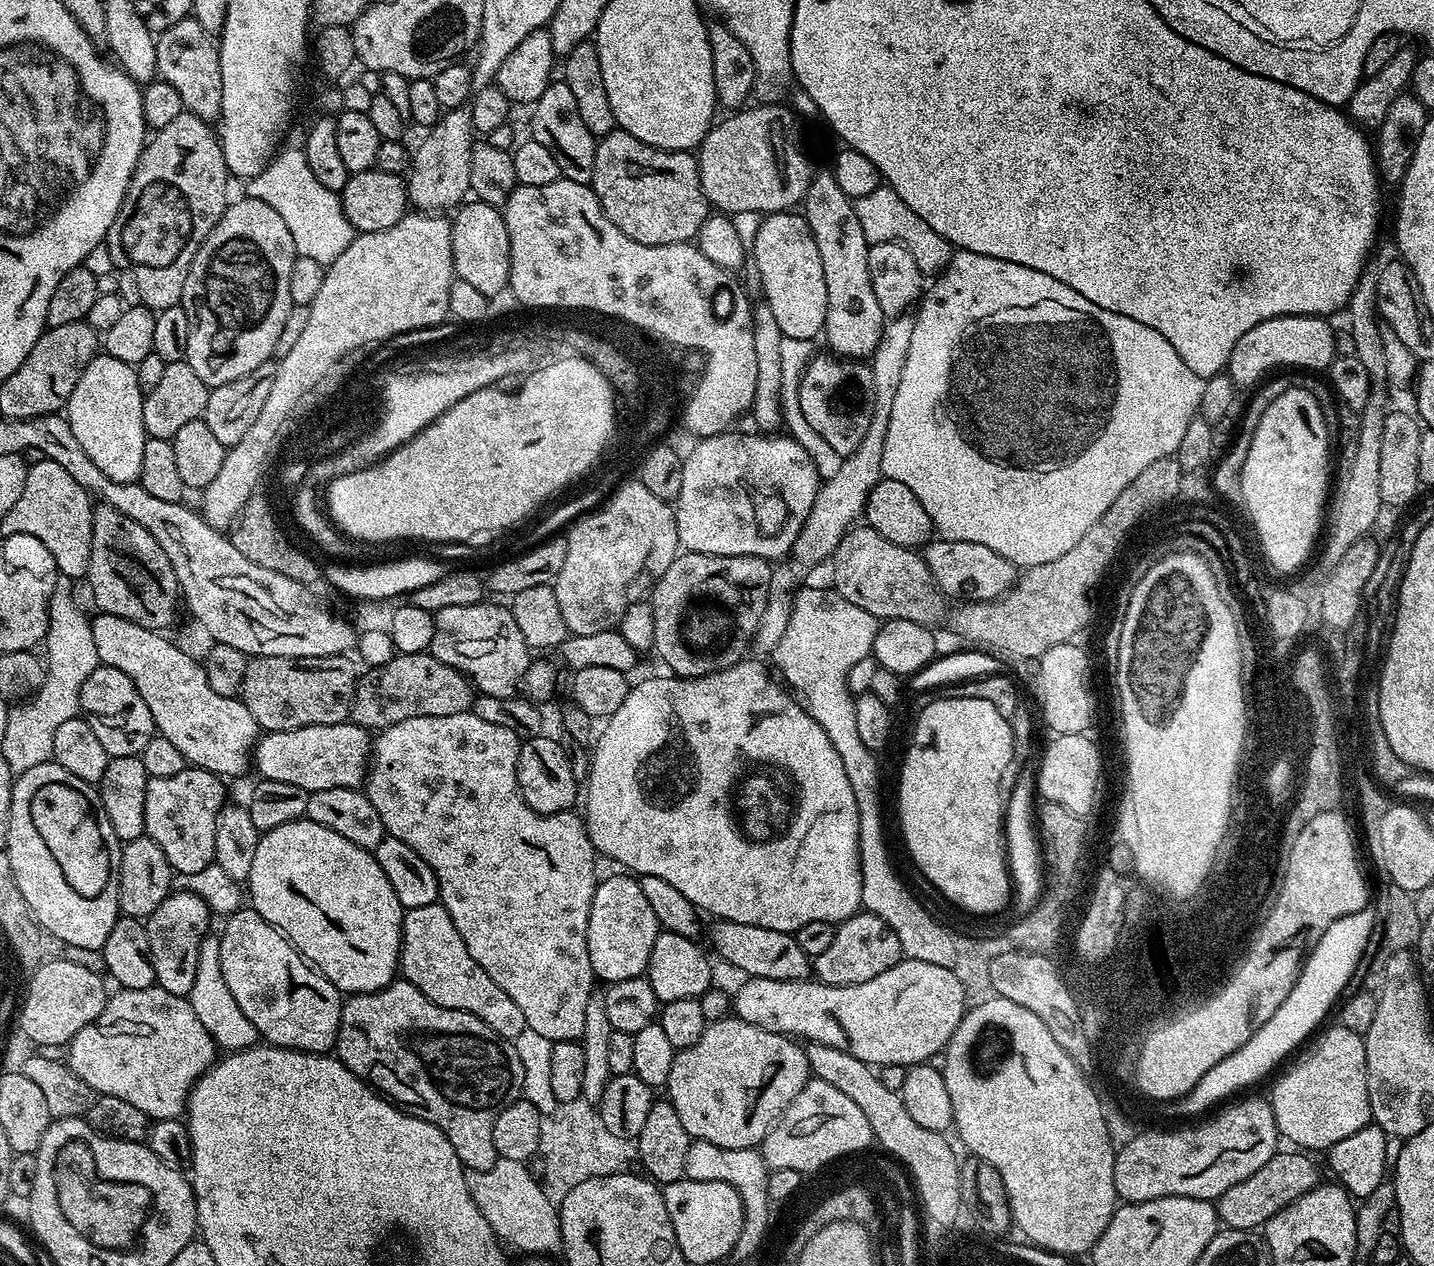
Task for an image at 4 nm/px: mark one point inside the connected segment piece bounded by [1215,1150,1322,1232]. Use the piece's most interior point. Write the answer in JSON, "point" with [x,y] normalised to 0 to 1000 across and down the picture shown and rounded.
{"point":[871,951]}

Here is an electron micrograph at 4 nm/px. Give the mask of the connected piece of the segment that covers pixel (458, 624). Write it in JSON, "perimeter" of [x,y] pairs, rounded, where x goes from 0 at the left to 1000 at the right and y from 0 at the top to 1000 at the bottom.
{"perimeter":[[[335,476],[331,479],[311,479],[311,482],[303,484],[304,494],[300,513],[305,523],[311,523],[311,526],[317,526],[323,534],[326,535],[333,547],[344,551],[359,551],[360,543],[368,533],[370,513],[367,504],[364,504],[364,498],[361,498],[361,491],[358,491],[356,479],[349,477]]]}

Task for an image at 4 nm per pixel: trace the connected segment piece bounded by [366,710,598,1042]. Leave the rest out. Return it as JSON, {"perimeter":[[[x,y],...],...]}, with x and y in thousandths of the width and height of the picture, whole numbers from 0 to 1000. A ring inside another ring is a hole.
{"perimeter":[[[328,561],[320,562],[319,564],[311,564],[310,566],[283,567],[283,570],[278,570],[275,573],[268,575],[262,582],[258,595],[258,606],[255,614],[255,628],[258,630],[261,640],[264,640],[264,646],[266,646],[266,652],[268,658],[278,662],[280,665],[283,665],[283,668],[286,668],[286,671],[289,671],[289,675],[291,675],[291,678],[294,678],[297,680],[297,684],[300,684],[303,687],[303,694],[305,694],[305,703],[307,704],[306,713],[310,715],[310,717],[314,722],[314,725],[317,725],[317,731],[319,731],[319,738],[322,738],[322,744],[325,744],[325,750],[328,750],[331,760],[333,760],[333,763],[336,763],[336,766],[339,766],[339,769],[342,769],[342,773],[344,773],[344,776],[347,776],[347,779],[350,779],[350,782],[353,782],[353,785],[356,785],[357,791],[361,794],[361,798],[364,798],[364,804],[367,804],[368,808],[368,812],[372,814],[374,817],[378,817],[378,820],[386,823],[389,821],[404,822],[407,817],[407,810],[408,810],[409,793],[414,783],[414,772],[413,770],[413,764],[411,763],[411,754],[409,747],[409,735],[410,734],[410,726],[411,725],[411,716],[413,715],[413,710],[416,705],[416,699],[417,697],[417,691],[416,692],[417,674],[415,668],[411,665],[410,652],[407,651],[407,647],[402,642],[401,645],[401,641],[387,641],[383,645],[379,645],[377,641],[372,641],[364,630],[363,622],[361,621],[361,611],[360,611],[363,587],[363,582],[360,581],[358,577],[353,577],[353,573],[344,573],[342,570],[338,570],[337,567],[333,567]]]}

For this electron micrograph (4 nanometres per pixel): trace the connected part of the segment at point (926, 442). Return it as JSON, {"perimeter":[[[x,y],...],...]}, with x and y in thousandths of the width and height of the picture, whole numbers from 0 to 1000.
{"perimeter":[[[667,197],[665,198],[664,205],[660,212],[651,221],[653,222],[651,223],[650,228],[649,228],[649,224],[641,241],[641,243],[642,242],[642,250],[638,250],[639,257],[635,267],[635,280],[632,283],[632,292],[629,292],[629,299],[626,302],[626,311],[623,311],[620,339],[618,340],[617,355],[615,355],[614,371],[616,375],[623,381],[630,381],[632,384],[635,384],[635,387],[637,387],[637,393],[640,393],[640,397],[643,397],[643,400],[646,400],[646,406],[649,406],[651,418],[658,426],[682,428],[682,431],[690,431],[690,434],[699,438],[699,441],[702,441],[705,445],[708,445],[712,449],[720,449],[727,444],[735,444],[735,441],[741,441],[741,438],[743,438],[743,434],[746,434],[749,431],[749,428],[752,428],[752,425],[755,425],[755,422],[757,422],[757,419],[760,419],[760,415],[763,415],[763,412],[766,412],[766,409],[768,409],[768,406],[771,406],[771,403],[777,397],[777,393],[780,393],[780,390],[782,390],[782,387],[785,387],[785,384],[788,384],[788,381],[791,381],[791,378],[794,378],[794,374],[796,374],[796,371],[799,371],[799,368],[802,368],[802,365],[808,365],[808,362],[813,362],[820,358],[824,349],[824,343],[827,343],[827,336],[830,336],[830,333],[837,325],[840,298],[833,295],[833,292],[830,292],[830,289],[827,289],[827,286],[824,286],[824,283],[821,283],[821,276],[819,276],[819,273],[816,273],[816,270],[813,270],[813,267],[810,267],[810,264],[808,264],[808,261],[805,261],[802,258],[796,258],[796,254],[791,254],[791,251],[785,251],[779,246],[768,245],[768,242],[763,242],[763,239],[760,239],[760,235],[755,235],[755,232],[752,232],[752,229],[746,229],[746,226],[743,226],[738,220],[732,220],[732,216],[727,216],[727,213],[721,213],[718,210],[713,210],[710,207],[702,207],[699,204],[690,204],[688,201]]]}

